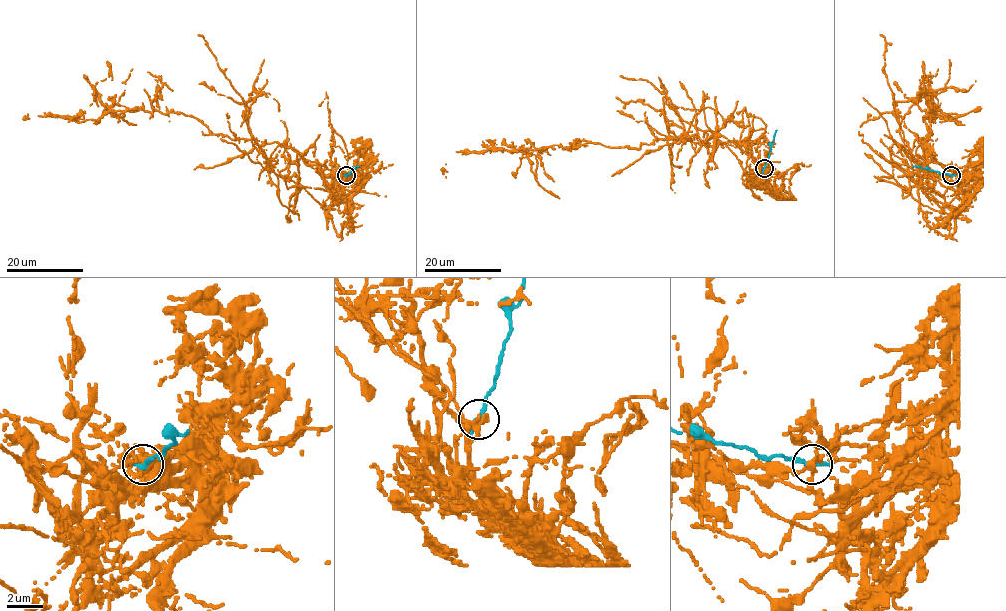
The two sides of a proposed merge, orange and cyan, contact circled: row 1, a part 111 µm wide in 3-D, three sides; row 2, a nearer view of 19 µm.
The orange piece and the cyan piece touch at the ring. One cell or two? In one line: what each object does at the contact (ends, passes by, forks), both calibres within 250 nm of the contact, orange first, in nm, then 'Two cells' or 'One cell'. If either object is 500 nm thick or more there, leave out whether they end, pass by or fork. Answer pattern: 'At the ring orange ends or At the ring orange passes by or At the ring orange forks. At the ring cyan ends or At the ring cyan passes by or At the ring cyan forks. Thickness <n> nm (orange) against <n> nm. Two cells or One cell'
At the ring orange forks. At the ring cyan passes by. Thickness 300 nm (orange) against 240 nm. Two cells

